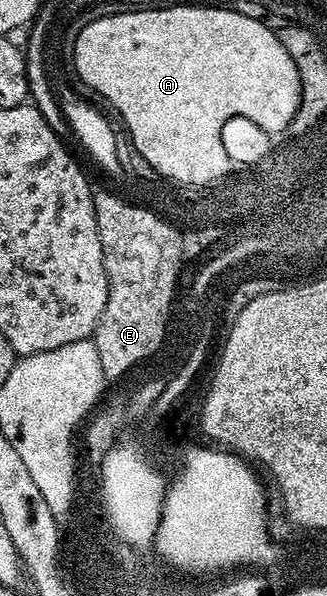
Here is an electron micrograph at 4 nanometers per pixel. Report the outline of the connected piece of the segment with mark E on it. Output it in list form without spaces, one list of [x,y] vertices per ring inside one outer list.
[[[94,190],[94,207],[96,208],[96,228],[100,236],[100,248],[104,252],[104,272],[108,280],[108,300],[106,311],[98,322],[92,335],[96,352],[100,352],[100,368],[110,375],[119,374],[137,358],[150,354],[158,346],[163,330],[163,318],[166,318],[167,302],[170,302],[171,286],[174,273],[182,267],[180,264],[179,239],[175,230],[163,225],[151,214],[142,210],[131,210],[128,200],[113,194],[110,190]]]

